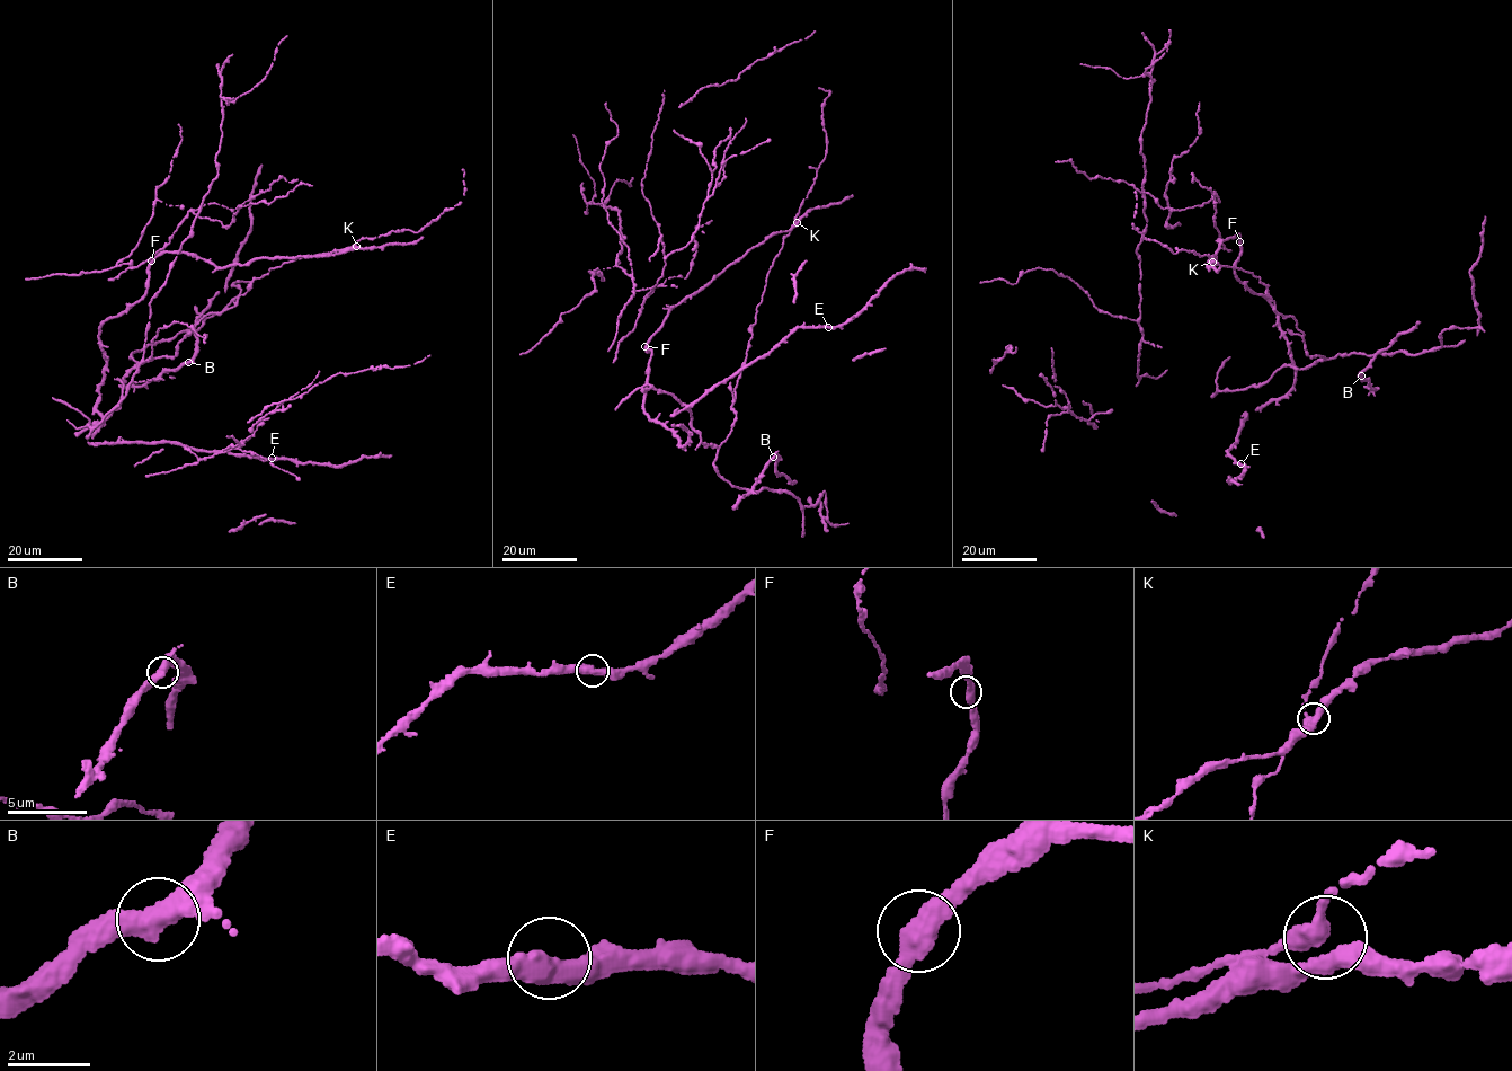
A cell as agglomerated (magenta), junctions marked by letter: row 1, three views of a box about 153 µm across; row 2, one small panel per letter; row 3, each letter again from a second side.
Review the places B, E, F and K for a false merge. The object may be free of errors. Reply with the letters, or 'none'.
none

